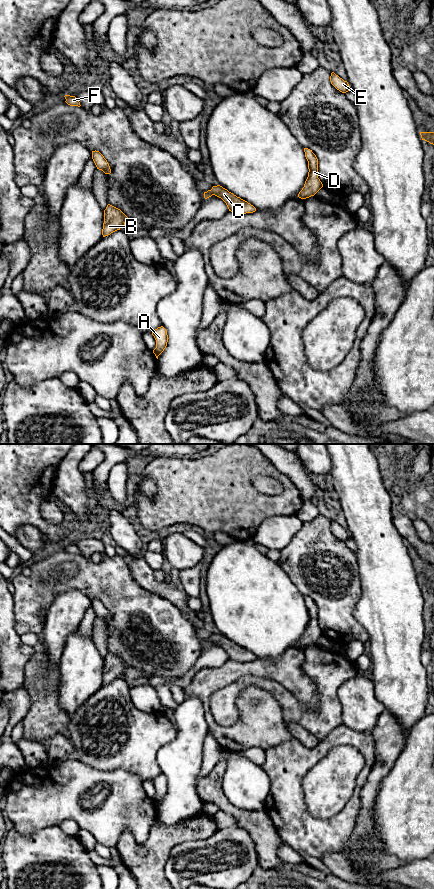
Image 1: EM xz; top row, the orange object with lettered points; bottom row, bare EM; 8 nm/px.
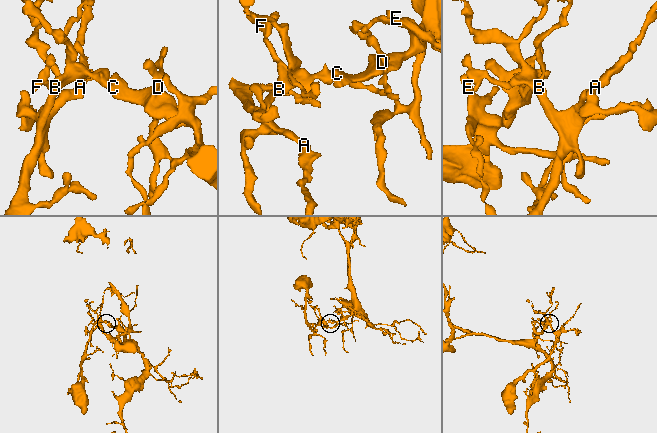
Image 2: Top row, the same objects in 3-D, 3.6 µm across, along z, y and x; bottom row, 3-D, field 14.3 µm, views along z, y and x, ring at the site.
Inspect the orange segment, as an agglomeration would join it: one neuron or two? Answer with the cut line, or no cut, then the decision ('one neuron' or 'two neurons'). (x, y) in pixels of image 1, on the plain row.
cut none; one neuron

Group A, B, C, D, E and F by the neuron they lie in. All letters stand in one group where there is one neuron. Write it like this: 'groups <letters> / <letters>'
groups A B C D E F

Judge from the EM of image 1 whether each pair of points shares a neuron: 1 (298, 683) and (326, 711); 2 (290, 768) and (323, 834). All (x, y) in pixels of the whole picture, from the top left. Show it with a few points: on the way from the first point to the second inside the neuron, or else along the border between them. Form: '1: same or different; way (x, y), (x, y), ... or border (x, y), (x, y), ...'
1: different; border (313, 680), (318, 695), (318, 707), (315, 710)
2: same; way (290, 785), (290, 804), (306, 820)

